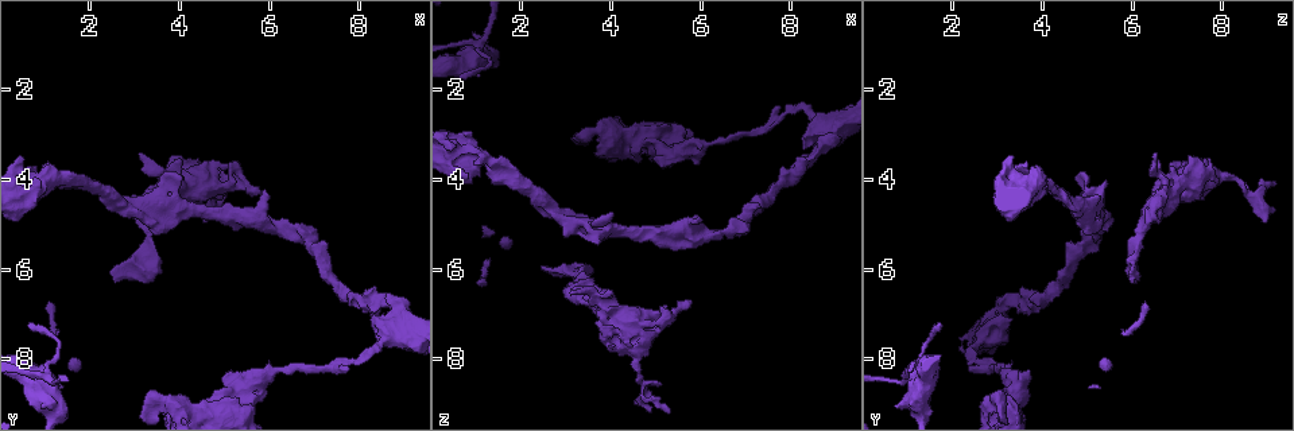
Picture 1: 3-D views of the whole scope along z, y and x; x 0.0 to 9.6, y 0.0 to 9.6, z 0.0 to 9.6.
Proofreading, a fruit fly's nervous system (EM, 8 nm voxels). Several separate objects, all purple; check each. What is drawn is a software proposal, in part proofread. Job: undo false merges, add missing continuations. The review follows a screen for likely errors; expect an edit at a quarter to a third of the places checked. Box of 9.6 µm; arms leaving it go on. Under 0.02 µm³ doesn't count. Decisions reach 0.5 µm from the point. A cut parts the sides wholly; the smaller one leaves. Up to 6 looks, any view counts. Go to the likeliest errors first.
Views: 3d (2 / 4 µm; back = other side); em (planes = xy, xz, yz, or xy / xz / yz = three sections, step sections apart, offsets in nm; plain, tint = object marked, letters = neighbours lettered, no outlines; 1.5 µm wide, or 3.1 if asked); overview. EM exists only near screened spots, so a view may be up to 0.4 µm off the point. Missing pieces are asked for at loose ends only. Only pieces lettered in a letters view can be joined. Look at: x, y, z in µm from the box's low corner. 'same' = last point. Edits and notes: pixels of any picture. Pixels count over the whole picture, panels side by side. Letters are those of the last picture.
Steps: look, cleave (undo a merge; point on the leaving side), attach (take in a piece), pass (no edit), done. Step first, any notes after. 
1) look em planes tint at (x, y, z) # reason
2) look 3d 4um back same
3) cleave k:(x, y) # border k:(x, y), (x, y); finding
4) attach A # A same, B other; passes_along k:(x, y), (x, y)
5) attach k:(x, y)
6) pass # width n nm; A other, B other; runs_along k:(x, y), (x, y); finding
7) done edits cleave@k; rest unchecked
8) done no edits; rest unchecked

look em planes plain at (1.00, 8.40, 1.30) # three-way junction

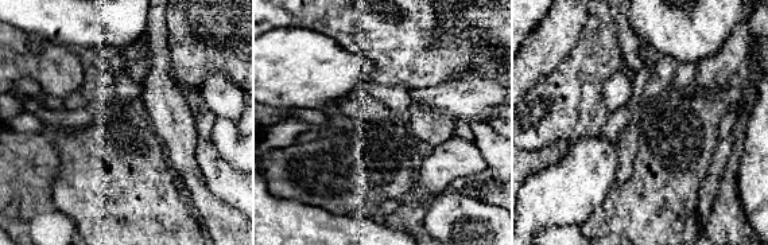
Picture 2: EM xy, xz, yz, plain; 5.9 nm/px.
look em planes tint same

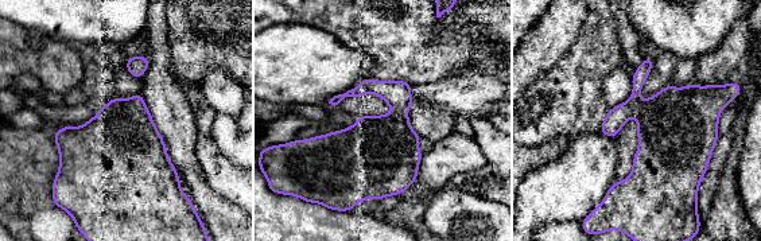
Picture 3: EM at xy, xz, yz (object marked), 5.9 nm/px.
look em planes letters same

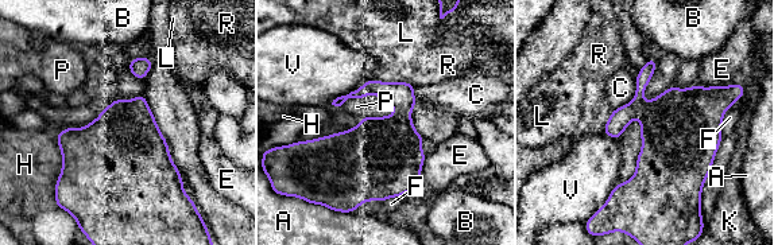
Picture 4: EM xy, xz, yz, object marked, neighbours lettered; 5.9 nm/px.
cleave 4:(399, 94) # width 400 nm; A other, B other, C other, E other, F other, H other, K other, L other, P other, R other, V other; part_leaving 4:(651, 62), (637, 104), (610, 132); a second cell is stuck on

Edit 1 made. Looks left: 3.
look em planes letters at (5.15, 3.80, 6.85) # an open end

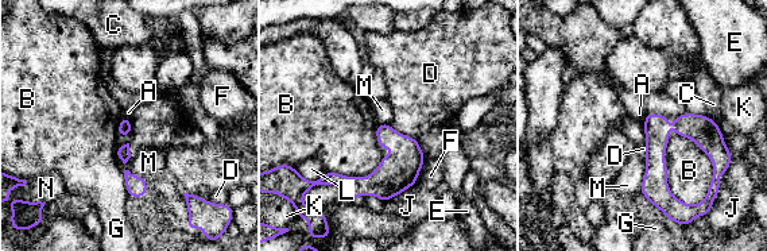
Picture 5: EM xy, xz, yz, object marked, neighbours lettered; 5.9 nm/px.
pass # A other, B other, C other, D other, E other, F other, G other, J other, K other, L other, M other, N other; border 5:(390, 124), (395, 130), (417, 139); none of them fits

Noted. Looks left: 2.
look em yz step 4 tint at (6.05, 8.30, 3.20) # thick turns thin

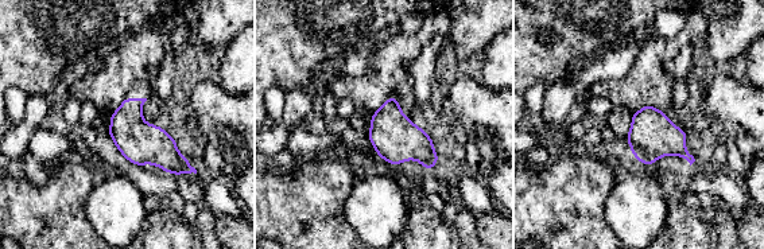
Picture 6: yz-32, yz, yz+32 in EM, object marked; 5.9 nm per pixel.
look em planes letters same # cut it another way

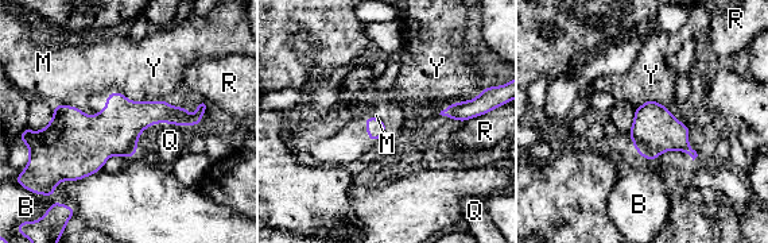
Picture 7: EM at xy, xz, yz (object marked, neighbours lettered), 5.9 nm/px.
pass # longest_contact B 280 nm; B other, M other, Q other, R other, Y other; continuous, no second cell

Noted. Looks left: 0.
done edits cleave@4; rest unchecked

